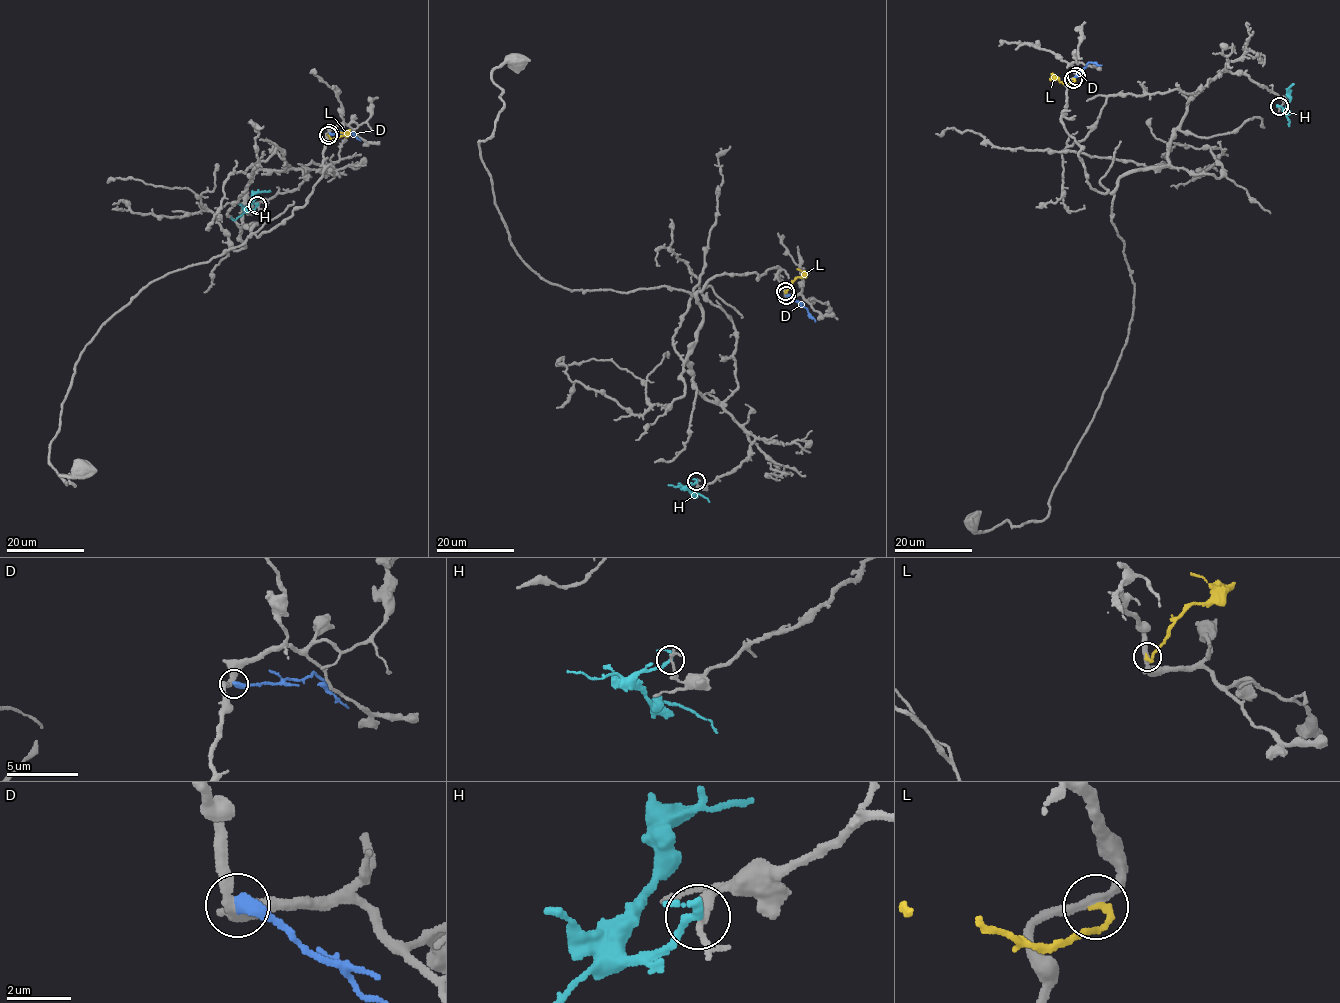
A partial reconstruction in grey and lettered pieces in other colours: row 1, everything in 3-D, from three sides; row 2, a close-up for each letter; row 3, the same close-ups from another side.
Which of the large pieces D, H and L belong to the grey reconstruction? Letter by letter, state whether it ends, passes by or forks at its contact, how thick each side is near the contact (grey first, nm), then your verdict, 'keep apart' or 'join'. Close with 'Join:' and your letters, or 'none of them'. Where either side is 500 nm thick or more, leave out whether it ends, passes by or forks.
D: it ends; calibres 360 and 400 nm; keep apart
H: it passes by; calibres 140 and 240 nm; keep apart
L: it ends; calibres 300 and 200 nm; keep apart
Join: none of them

